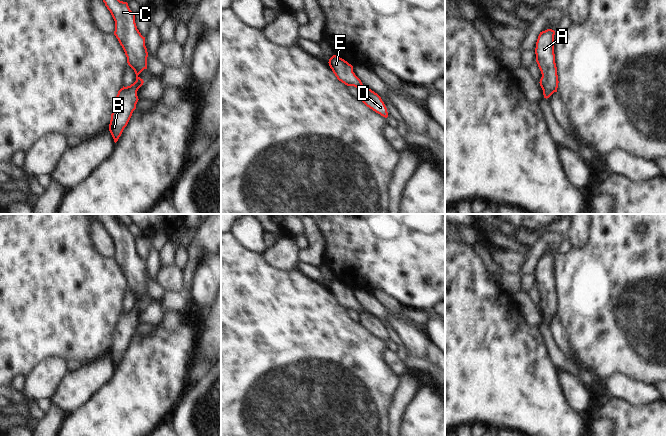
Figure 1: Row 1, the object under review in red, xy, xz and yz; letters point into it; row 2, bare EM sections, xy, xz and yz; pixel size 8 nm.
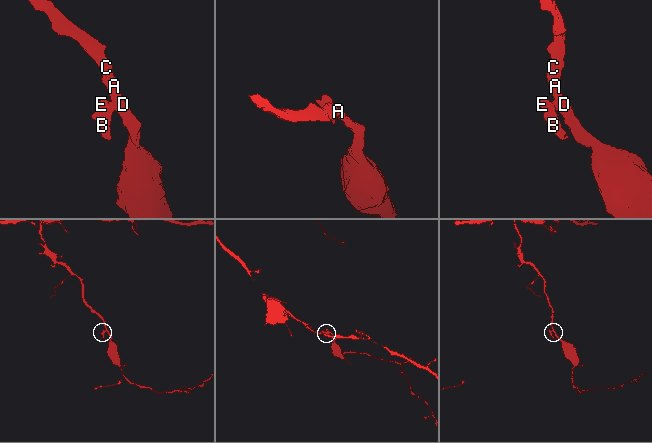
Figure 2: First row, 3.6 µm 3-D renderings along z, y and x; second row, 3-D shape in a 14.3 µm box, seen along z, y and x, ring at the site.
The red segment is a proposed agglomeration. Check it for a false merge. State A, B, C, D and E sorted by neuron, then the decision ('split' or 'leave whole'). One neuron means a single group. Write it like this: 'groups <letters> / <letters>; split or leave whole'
groups A C D / B E; split

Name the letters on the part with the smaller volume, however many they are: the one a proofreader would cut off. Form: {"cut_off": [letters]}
{"cut_off": ["B", "E"]}

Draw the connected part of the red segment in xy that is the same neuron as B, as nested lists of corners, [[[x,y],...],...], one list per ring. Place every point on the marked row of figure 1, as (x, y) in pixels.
[[[135,81],[127,87],[122,87],[113,103],[109,131],[116,143],[127,126],[138,102],[138,84]]]

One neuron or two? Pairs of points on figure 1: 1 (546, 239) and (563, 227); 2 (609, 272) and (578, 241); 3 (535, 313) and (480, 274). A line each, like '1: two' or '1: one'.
1: two
2: two
3: two

